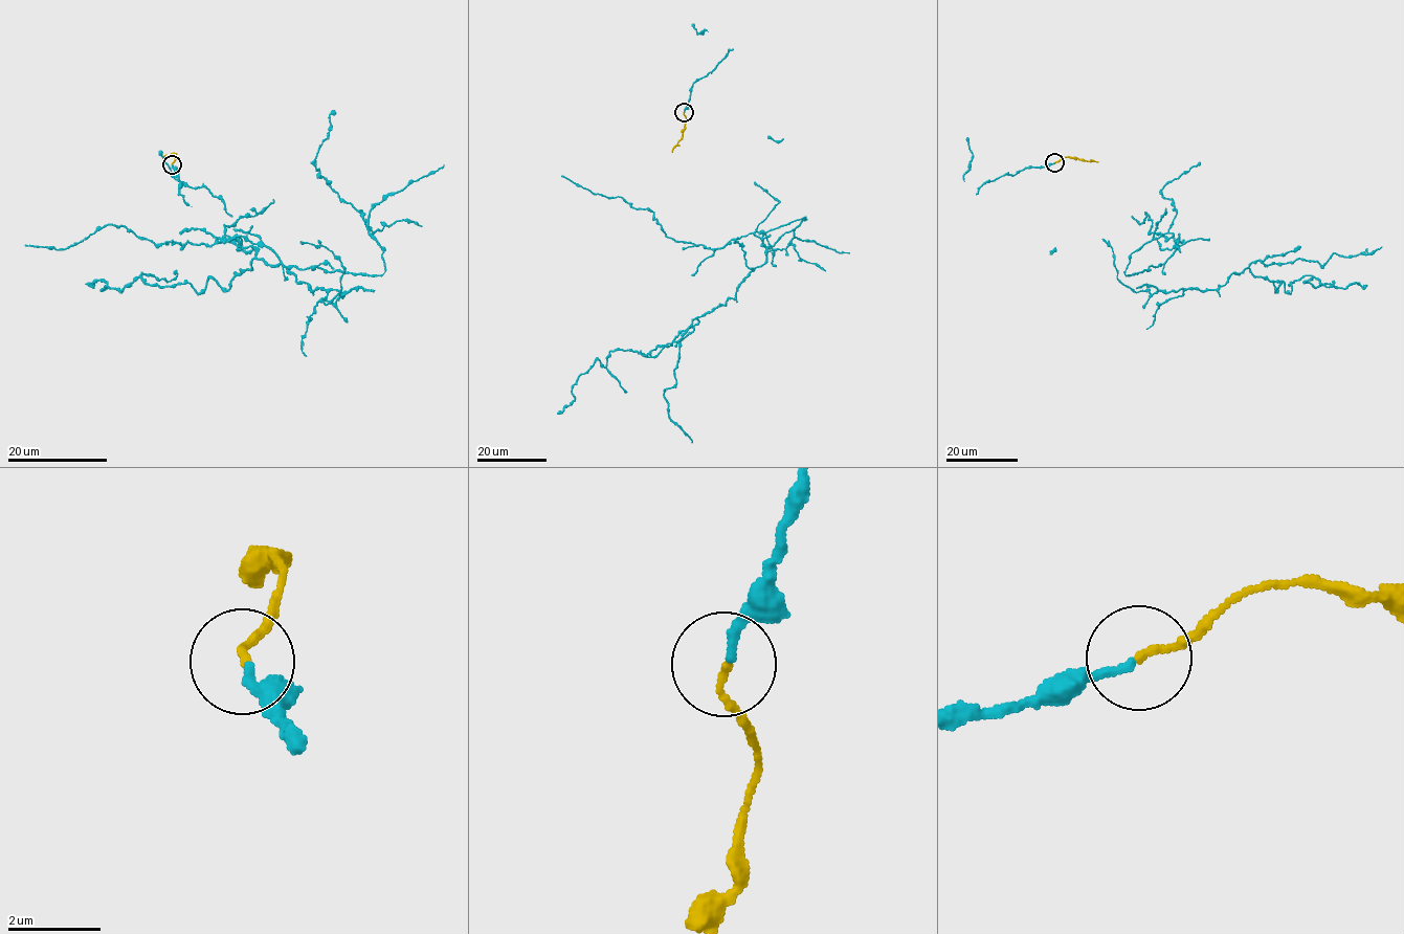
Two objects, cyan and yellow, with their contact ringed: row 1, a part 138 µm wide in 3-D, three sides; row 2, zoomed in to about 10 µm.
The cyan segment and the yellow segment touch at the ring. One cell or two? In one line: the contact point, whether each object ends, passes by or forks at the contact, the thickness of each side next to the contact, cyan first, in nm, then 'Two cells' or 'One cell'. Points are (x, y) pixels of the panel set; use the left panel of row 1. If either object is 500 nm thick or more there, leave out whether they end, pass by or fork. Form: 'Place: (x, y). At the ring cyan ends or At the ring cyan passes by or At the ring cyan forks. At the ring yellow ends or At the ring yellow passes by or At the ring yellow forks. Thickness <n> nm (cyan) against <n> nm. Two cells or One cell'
Place: (172, 164). At the ring cyan ends. At the ring yellow ends. Thickness 180 nm (cyan) against 150 nm. One cell

